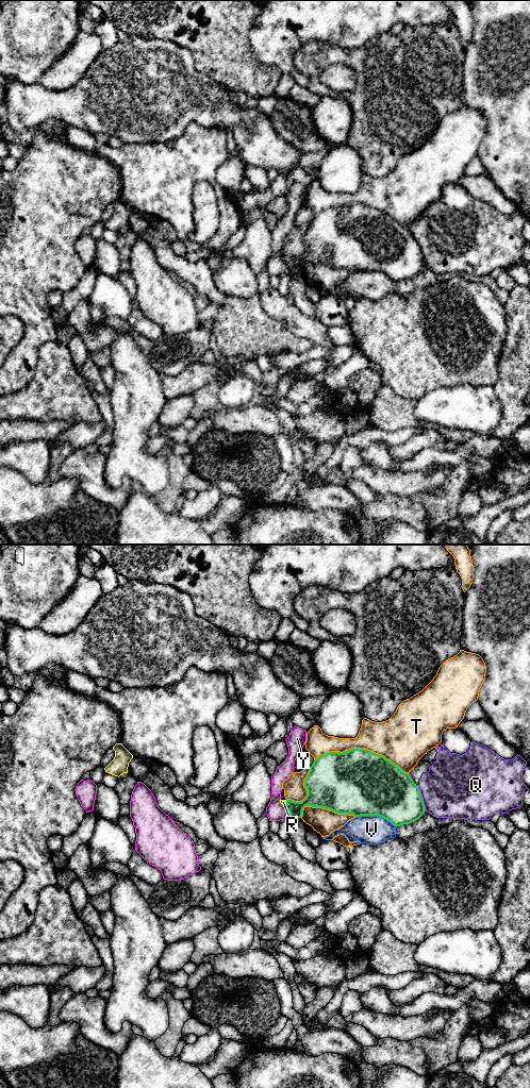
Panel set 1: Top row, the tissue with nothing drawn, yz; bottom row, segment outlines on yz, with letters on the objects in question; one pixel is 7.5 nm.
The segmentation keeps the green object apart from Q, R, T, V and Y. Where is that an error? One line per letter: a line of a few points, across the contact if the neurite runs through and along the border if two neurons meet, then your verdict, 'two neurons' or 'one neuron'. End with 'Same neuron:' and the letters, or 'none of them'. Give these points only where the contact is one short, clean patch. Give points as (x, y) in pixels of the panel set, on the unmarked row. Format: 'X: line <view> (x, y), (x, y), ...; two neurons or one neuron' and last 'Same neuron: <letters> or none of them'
Q: two neurons
R: line yz (318, 250), (301, 261), (286, 258), (283, 257); one neuron
T: two neurons
V: two neurons
Y: line yz (284, 263), (292, 273); two neurons
Same neuron: R

